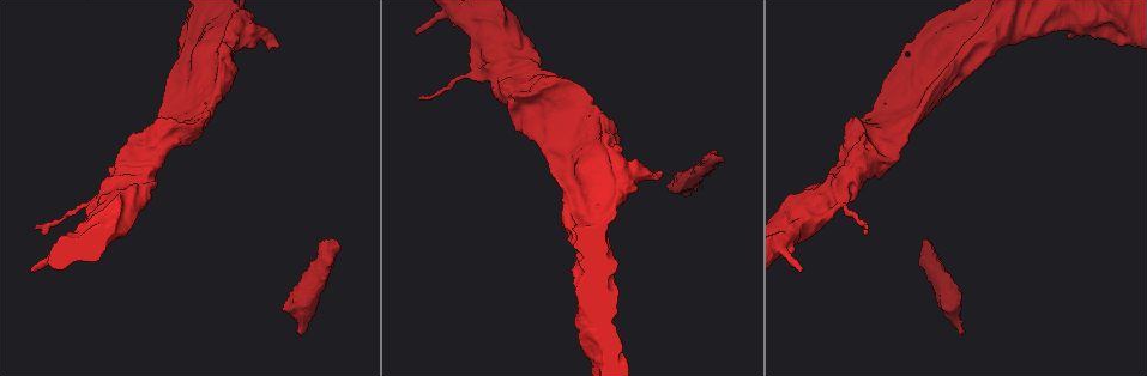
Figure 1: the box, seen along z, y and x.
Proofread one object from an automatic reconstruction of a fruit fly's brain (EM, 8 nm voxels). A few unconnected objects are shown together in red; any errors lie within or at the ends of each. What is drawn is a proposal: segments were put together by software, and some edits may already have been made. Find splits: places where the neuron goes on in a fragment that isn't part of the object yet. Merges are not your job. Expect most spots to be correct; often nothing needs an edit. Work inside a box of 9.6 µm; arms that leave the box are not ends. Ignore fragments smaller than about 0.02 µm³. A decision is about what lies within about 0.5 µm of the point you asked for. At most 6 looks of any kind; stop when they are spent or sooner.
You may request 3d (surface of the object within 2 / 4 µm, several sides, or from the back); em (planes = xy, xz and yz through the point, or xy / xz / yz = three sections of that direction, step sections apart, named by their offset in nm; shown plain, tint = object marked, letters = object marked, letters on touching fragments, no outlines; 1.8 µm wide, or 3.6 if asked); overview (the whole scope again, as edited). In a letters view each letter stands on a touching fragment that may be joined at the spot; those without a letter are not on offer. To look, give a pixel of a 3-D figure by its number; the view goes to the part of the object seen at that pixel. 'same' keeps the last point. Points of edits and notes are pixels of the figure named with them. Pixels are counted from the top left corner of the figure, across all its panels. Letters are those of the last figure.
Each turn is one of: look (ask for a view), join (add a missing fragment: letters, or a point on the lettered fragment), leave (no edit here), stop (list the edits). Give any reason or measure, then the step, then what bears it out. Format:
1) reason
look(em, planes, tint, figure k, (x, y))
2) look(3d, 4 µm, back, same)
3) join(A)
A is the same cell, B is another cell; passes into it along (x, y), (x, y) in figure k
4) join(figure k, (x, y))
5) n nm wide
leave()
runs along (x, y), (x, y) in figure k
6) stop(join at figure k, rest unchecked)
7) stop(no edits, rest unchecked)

touches itself
look(3d, 4 µm, figure 1, (94, 202))

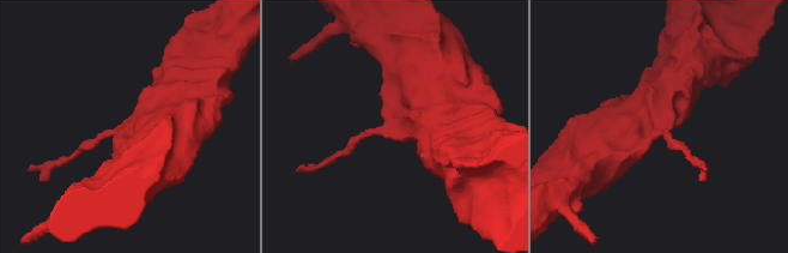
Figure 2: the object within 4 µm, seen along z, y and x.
shape alone is not enough
look(em, planes, letters, figure 2, (400, 123))

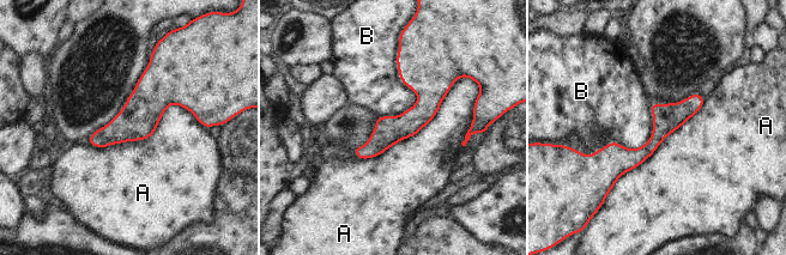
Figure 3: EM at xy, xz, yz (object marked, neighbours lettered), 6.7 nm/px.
leave()
A and B are other cells; border along (651, 104), (646, 143), (584, 155) in figure 3; none of them fits

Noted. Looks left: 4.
look(3d, 2 µm, back, figure 1, (31, 270))

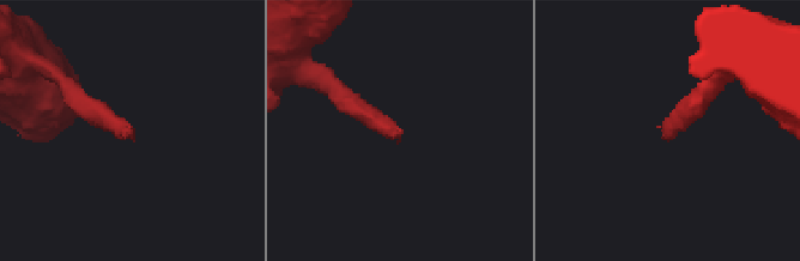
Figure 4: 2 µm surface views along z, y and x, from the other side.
look(em, planes, letters, figure 4, (399, 137))

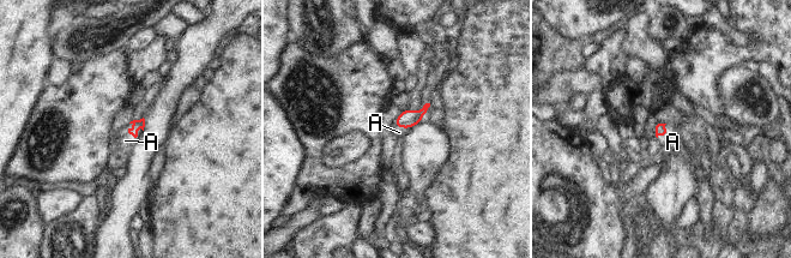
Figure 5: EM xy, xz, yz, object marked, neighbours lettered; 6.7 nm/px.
A touches over 120 nm
join(A)
A is the same cell; passes into it along (133, 131), (137, 136), (125, 140) in figure 5; it goes on there

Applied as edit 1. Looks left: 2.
stops while still wide
look(em, xz, step 4, letters, figure 1, (663, 173))

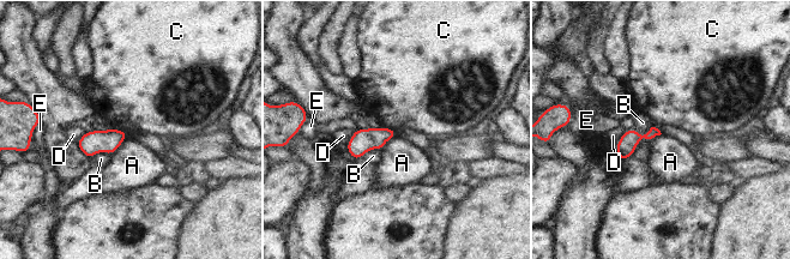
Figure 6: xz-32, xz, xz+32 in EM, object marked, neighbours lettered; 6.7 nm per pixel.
look(em, planes, letters, same)

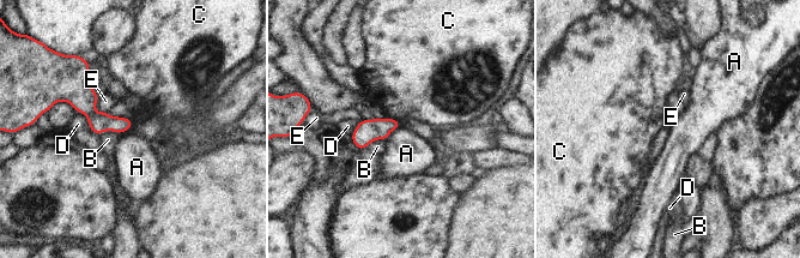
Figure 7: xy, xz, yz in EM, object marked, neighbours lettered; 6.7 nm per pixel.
D touches over 220 nm
leave()
A, B, C, D and E are other cells; none of them fits

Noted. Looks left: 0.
stop(join at figure 5, rest unchecked)

